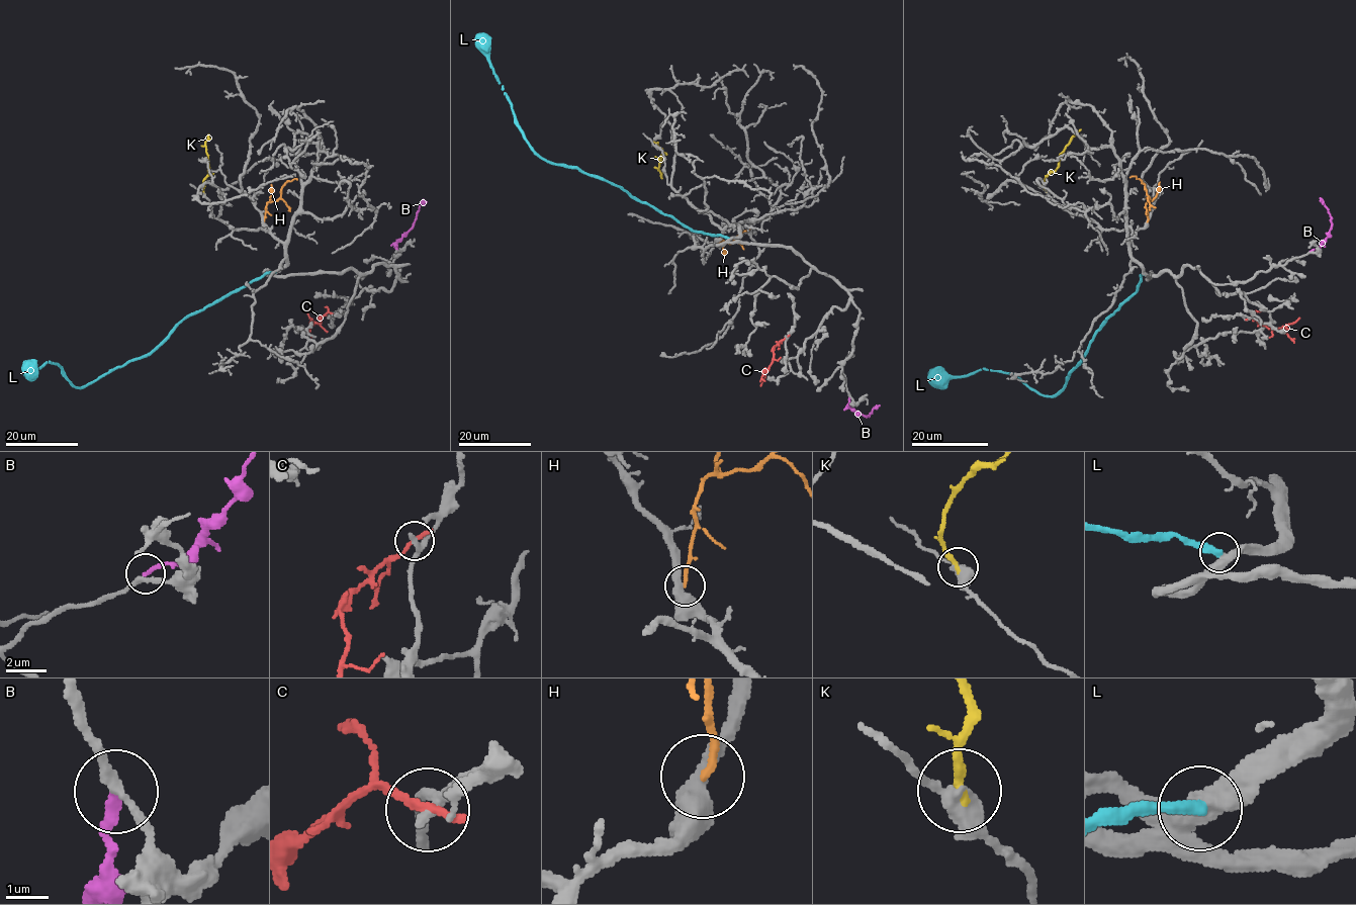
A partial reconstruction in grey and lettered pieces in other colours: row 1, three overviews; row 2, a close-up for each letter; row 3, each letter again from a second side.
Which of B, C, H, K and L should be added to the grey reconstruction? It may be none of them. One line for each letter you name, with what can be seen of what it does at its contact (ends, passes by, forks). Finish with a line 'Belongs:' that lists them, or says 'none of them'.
L: It ends there
Belongs: L

